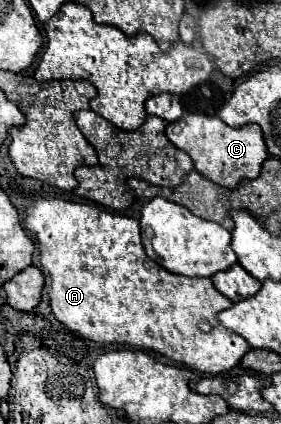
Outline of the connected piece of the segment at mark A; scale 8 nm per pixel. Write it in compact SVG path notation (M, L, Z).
M51 197L37 199L27 209L25 227L33 231L39 241L41 267L51 279L49 301L55 319L81 337L97 343L127 343L153 349L177 363L209 375L229 371L239 363L241 355L249 351L249 343L241 335L217 321L217 313L229 309L233 303L213 287L211 279L181 277L149 259L141 245L137 219L107 211L99 205Z

